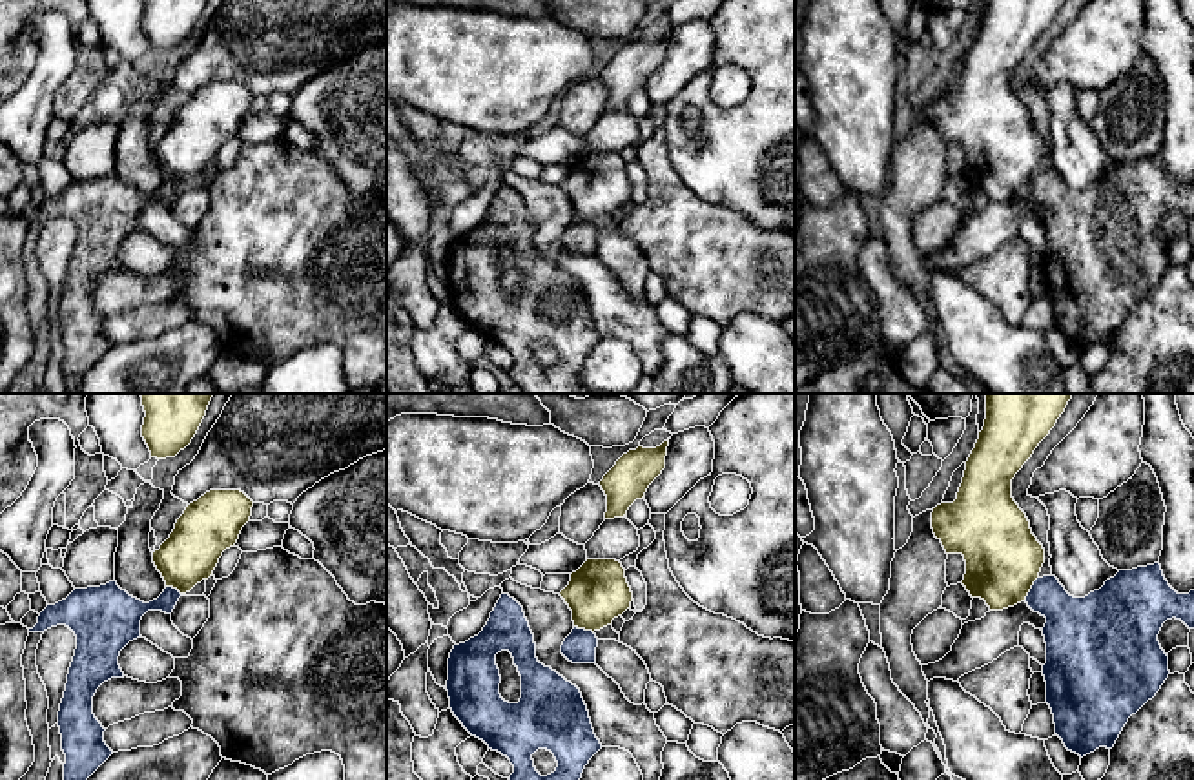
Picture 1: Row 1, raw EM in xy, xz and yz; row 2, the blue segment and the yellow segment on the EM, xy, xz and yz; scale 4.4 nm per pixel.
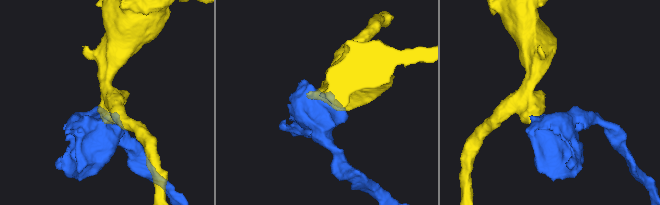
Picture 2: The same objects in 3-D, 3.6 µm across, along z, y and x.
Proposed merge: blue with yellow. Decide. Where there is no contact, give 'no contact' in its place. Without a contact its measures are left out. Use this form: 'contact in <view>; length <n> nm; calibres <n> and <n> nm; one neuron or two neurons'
contact in yz; length 130 nm; calibres 260 and 340 nm; two neurons

